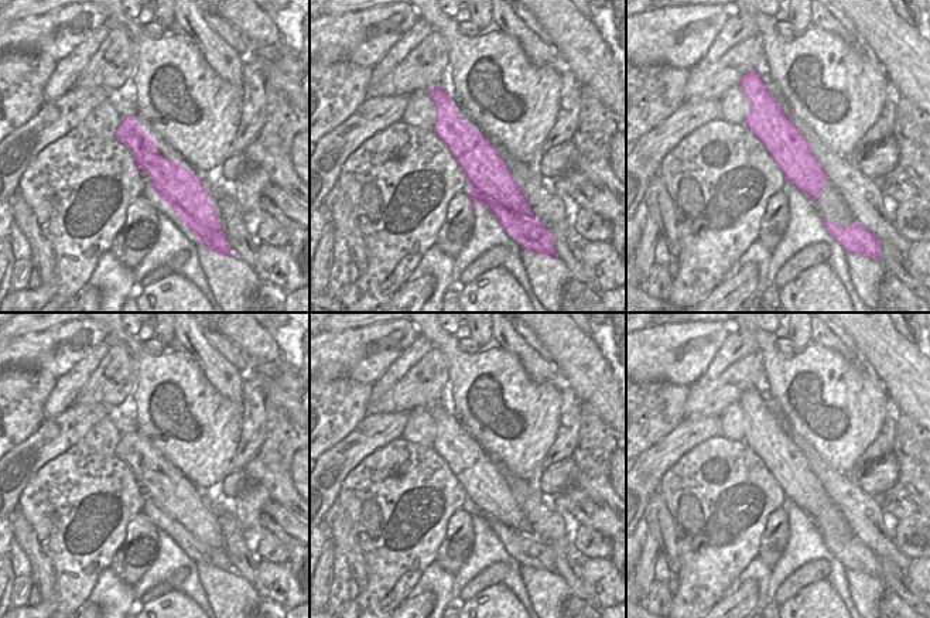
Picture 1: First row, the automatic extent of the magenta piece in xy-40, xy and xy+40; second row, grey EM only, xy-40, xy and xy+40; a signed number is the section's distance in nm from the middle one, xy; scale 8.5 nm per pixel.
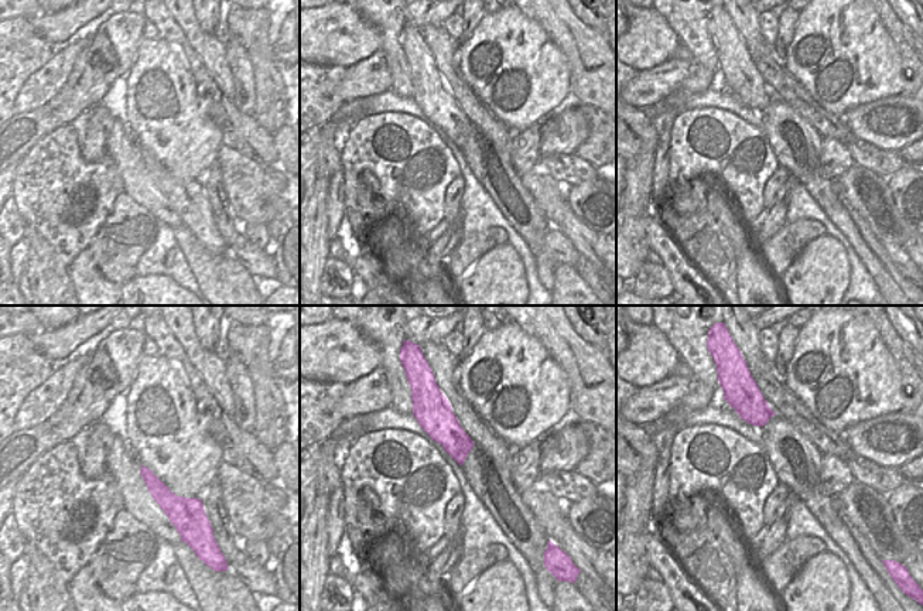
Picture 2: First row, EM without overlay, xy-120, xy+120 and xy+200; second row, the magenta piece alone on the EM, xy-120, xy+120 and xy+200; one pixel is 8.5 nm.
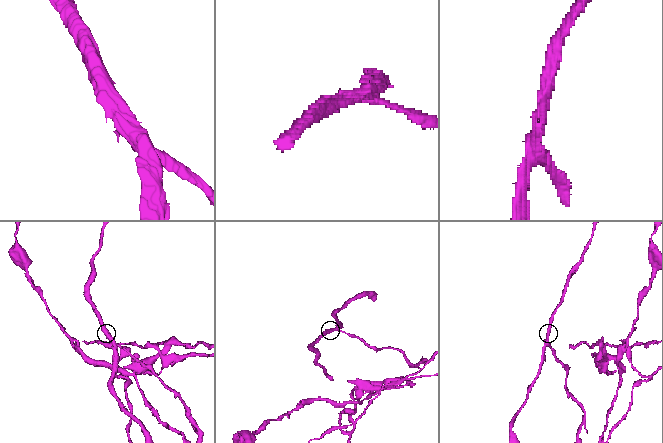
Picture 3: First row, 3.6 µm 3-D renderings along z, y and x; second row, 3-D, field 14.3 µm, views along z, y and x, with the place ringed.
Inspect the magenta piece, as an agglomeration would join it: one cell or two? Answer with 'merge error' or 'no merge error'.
merge error

